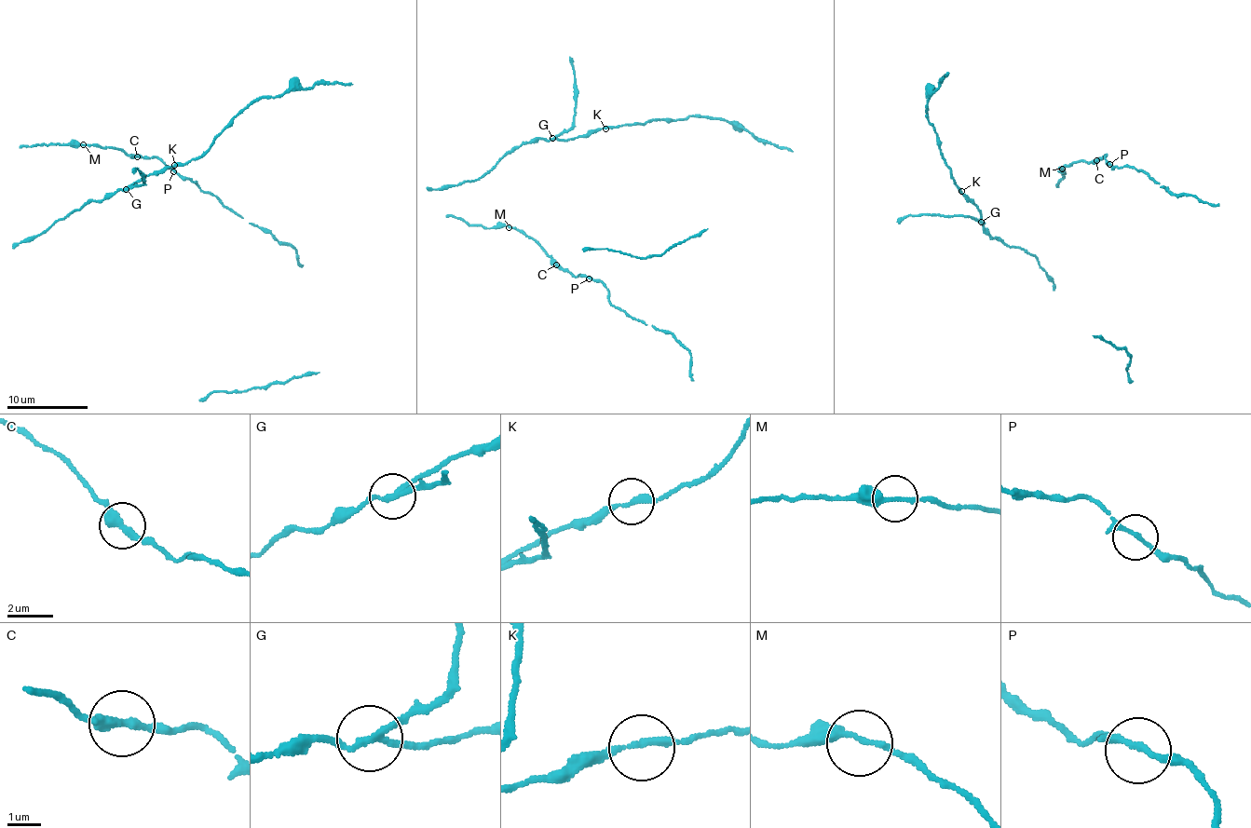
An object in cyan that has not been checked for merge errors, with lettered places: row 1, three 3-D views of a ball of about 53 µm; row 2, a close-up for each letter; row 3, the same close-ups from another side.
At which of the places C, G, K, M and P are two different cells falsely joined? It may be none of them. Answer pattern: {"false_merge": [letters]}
{"false_merge": ["G"]}

